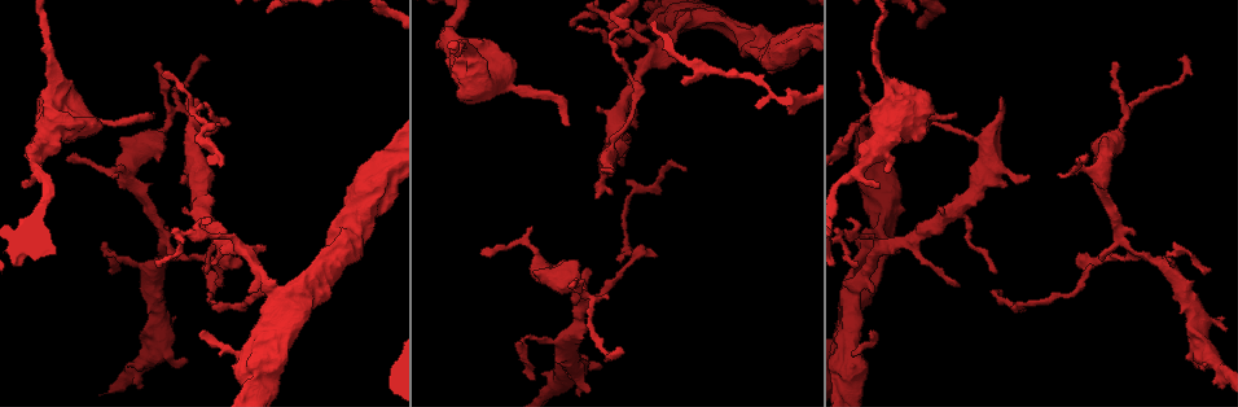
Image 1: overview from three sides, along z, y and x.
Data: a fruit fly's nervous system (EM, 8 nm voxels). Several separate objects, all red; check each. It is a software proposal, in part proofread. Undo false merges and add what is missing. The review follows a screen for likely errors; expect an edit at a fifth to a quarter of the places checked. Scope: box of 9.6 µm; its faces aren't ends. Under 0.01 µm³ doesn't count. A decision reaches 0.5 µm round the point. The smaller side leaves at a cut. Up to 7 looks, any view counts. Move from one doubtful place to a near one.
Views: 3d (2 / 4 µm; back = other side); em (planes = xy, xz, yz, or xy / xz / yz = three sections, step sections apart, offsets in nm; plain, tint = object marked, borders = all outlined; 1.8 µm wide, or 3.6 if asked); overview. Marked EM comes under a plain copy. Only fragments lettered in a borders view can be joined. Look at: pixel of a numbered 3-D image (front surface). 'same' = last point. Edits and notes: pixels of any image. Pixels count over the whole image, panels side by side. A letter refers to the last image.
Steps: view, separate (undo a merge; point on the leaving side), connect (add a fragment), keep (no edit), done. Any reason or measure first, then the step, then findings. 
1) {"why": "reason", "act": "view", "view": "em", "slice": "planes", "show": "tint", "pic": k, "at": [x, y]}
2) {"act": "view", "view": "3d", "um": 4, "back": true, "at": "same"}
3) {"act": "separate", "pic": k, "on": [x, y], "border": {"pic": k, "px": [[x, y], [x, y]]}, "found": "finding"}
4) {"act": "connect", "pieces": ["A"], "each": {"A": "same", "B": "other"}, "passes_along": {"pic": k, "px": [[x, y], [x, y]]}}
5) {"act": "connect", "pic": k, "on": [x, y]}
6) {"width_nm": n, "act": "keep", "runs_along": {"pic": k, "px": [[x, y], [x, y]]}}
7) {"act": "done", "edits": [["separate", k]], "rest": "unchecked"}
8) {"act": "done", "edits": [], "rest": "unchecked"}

{"why": "a fork", "act": "view", "view": "em", "slice": "planes", "show": "tint", "pic": 1, "at": [164, 250]}

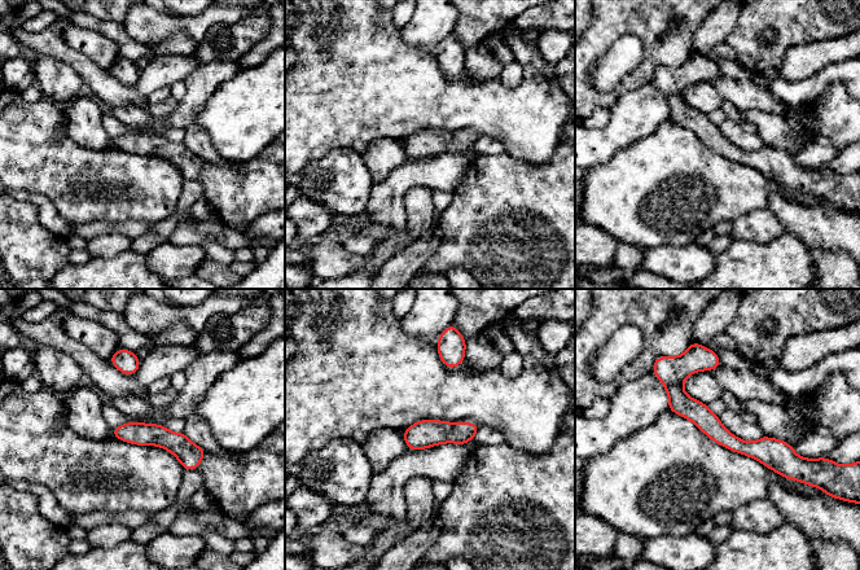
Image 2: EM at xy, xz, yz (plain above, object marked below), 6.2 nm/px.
{"act": "view", "view": "em", "slice": "planes", "show": "borders", "at": "same"}

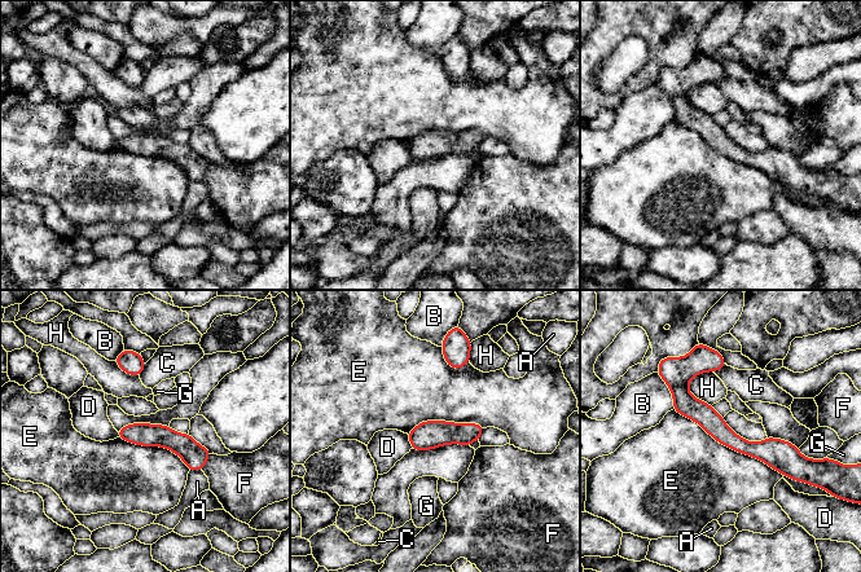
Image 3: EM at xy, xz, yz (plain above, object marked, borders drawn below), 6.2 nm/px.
{"act": "keep", "each": {"A": "other", "B": "other", "C": "other", "D": "other", "E": "other", "F": "other", "G": "other", "H": "other"}, "border": {"pic": 3, "px": [[672, 409], [720, 443], [782, 475]]}, "found": "all the same cell"}

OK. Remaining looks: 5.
{"why": "an open end", "act": "view", "view": "em", "um": 3.6, "slice": "xy", "step": 4, "show": "borders", "pic": 1, "at": [567, 126]}

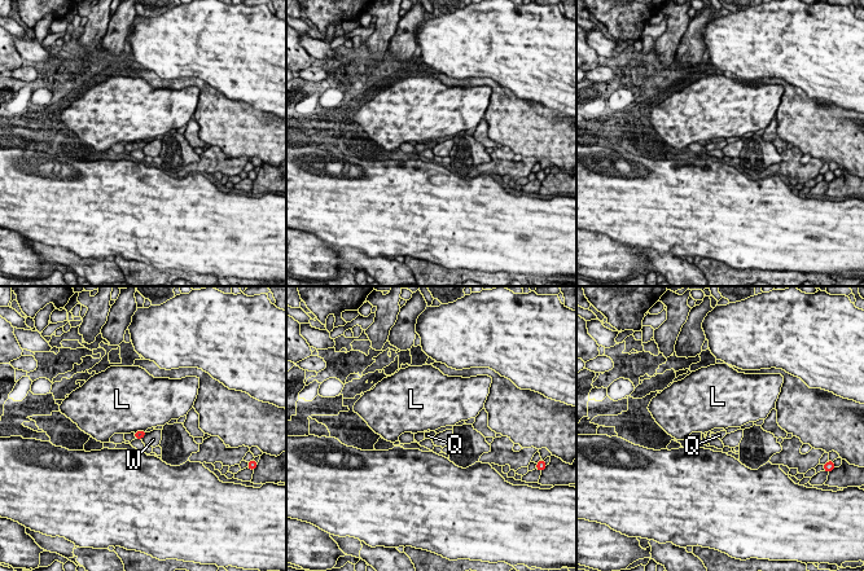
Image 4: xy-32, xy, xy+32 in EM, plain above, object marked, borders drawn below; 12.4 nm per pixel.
{"why": "another direction", "act": "view", "view": "em", "um": 3.6, "slice": "planes", "show": "borders", "at": "same"}

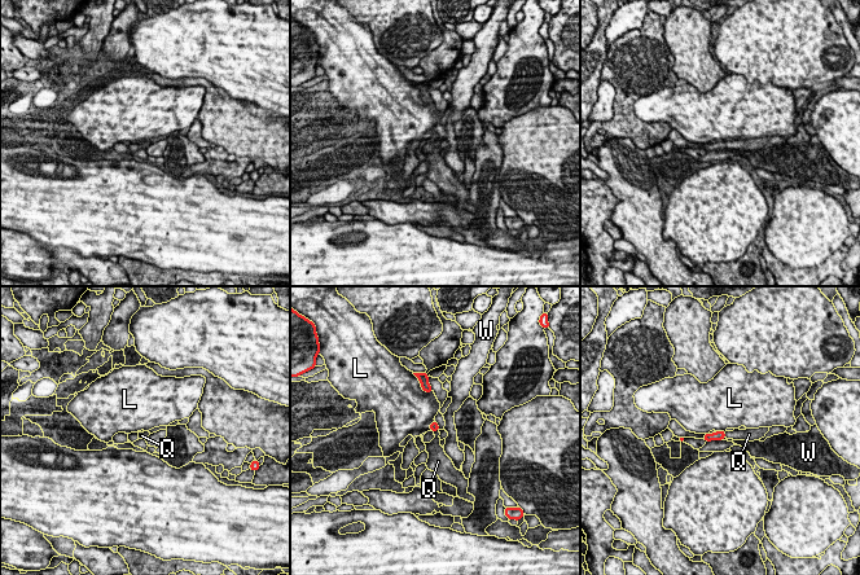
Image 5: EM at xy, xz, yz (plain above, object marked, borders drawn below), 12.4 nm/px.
{"act": "connect", "pieces": ["Q"], "each": {"L": "other", "Q": "same", "W": "other"}, "found": "the cell continues"}

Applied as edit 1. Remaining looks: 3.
{"why": "branch point", "act": "view", "view": "3d", "um": 4, "back": true, "pic": 1, "at": [1102, 169]}

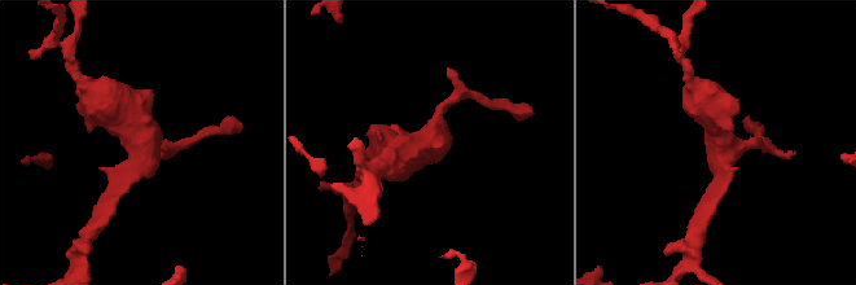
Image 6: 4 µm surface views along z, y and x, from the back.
{"act": "view", "view": "em", "slice": "xy", "step": 16, "show": "tint", "pic": 6, "at": [721, 148]}

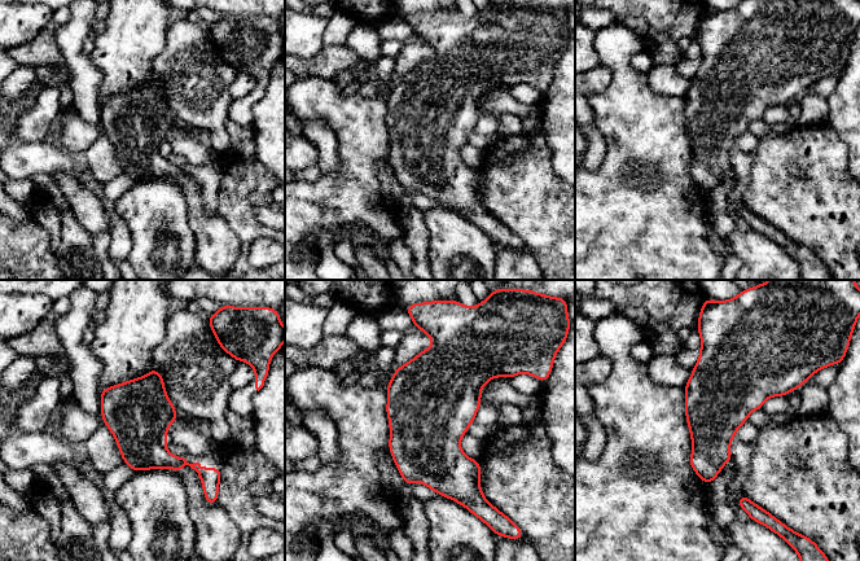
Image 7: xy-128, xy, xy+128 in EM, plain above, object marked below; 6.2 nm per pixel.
{"why": "cut it another way", "act": "view", "view": "em", "slice": "planes", "show": "borders", "at": "same"}

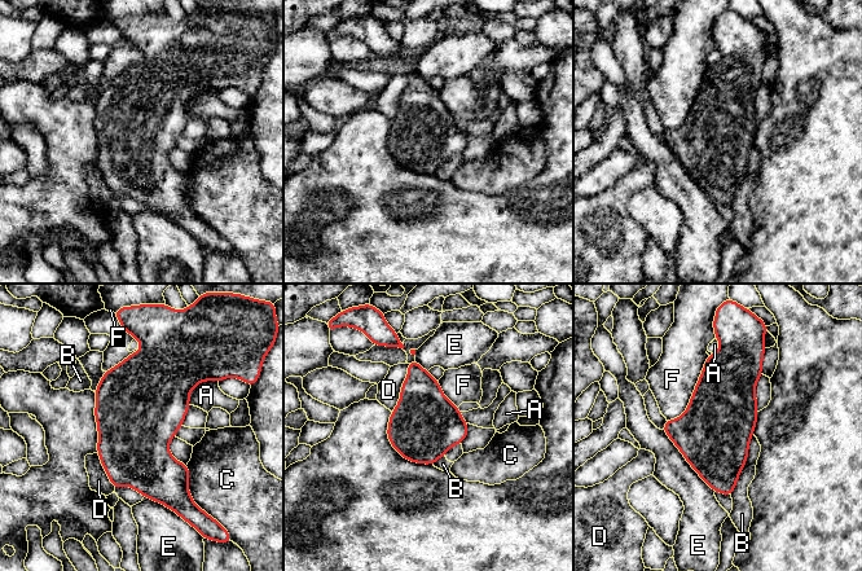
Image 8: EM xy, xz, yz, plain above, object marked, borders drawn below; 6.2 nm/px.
{"act": "keep", "each": {"A": "other", "B": "other", "C": "other", "D": "other", "E": "other", "F": "other"}, "border": {"pic": 8, "px": [[753, 435], [747, 461], [730, 495]]}, "found": "one cell here"}

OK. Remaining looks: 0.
{"act": "done", "edits": [["connect", 5]], "rest": "unchecked"}

